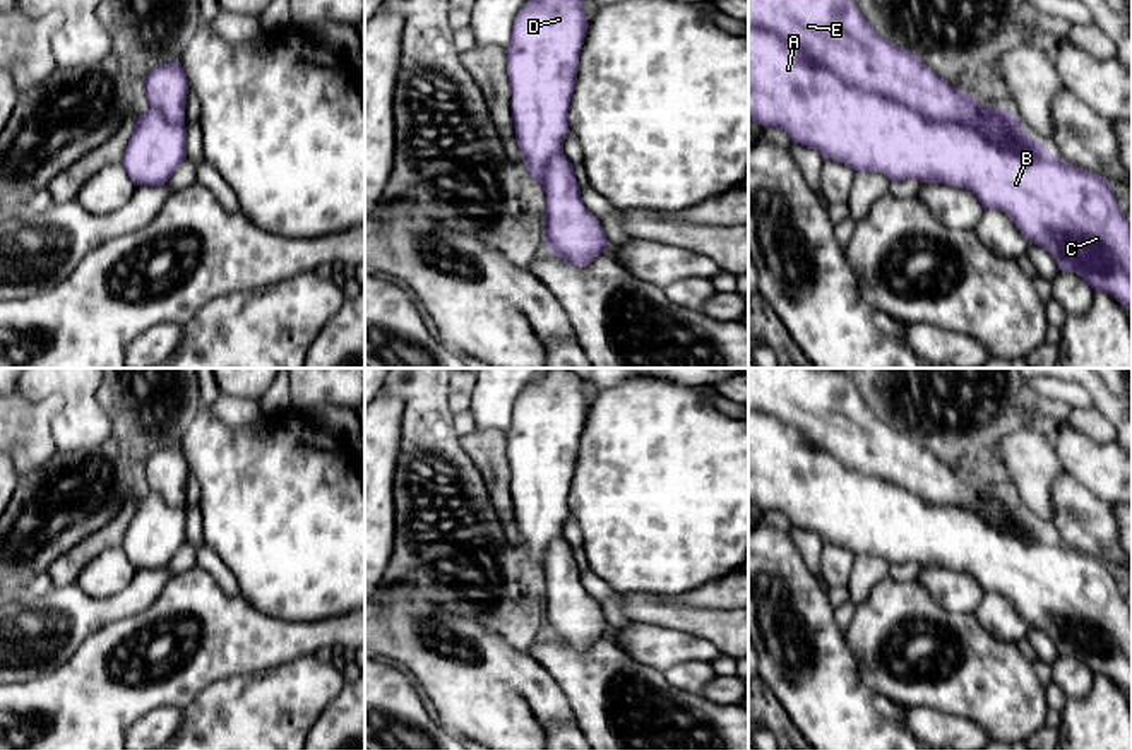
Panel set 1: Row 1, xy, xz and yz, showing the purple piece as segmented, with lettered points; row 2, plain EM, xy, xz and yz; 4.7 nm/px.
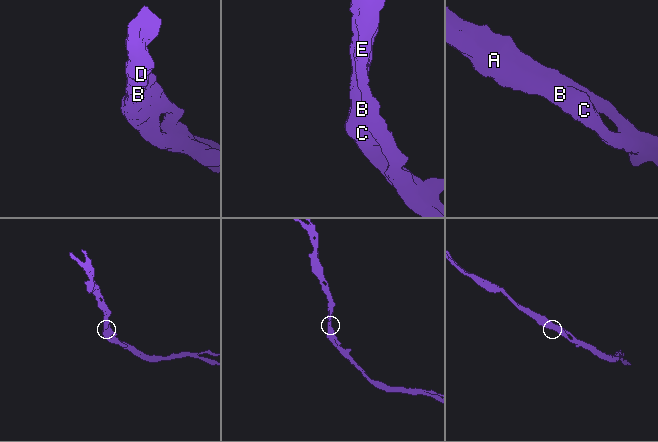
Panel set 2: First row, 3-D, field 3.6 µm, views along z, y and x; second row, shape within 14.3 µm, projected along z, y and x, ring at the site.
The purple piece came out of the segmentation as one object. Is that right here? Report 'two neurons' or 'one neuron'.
one neuron

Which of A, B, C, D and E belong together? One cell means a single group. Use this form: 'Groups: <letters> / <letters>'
Groups: A B C D E

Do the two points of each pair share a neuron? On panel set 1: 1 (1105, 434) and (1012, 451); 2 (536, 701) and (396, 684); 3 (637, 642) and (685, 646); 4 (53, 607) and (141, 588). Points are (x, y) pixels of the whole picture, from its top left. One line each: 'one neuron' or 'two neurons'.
1: two neurons
2: two neurons
3: one neuron
4: one neuron

